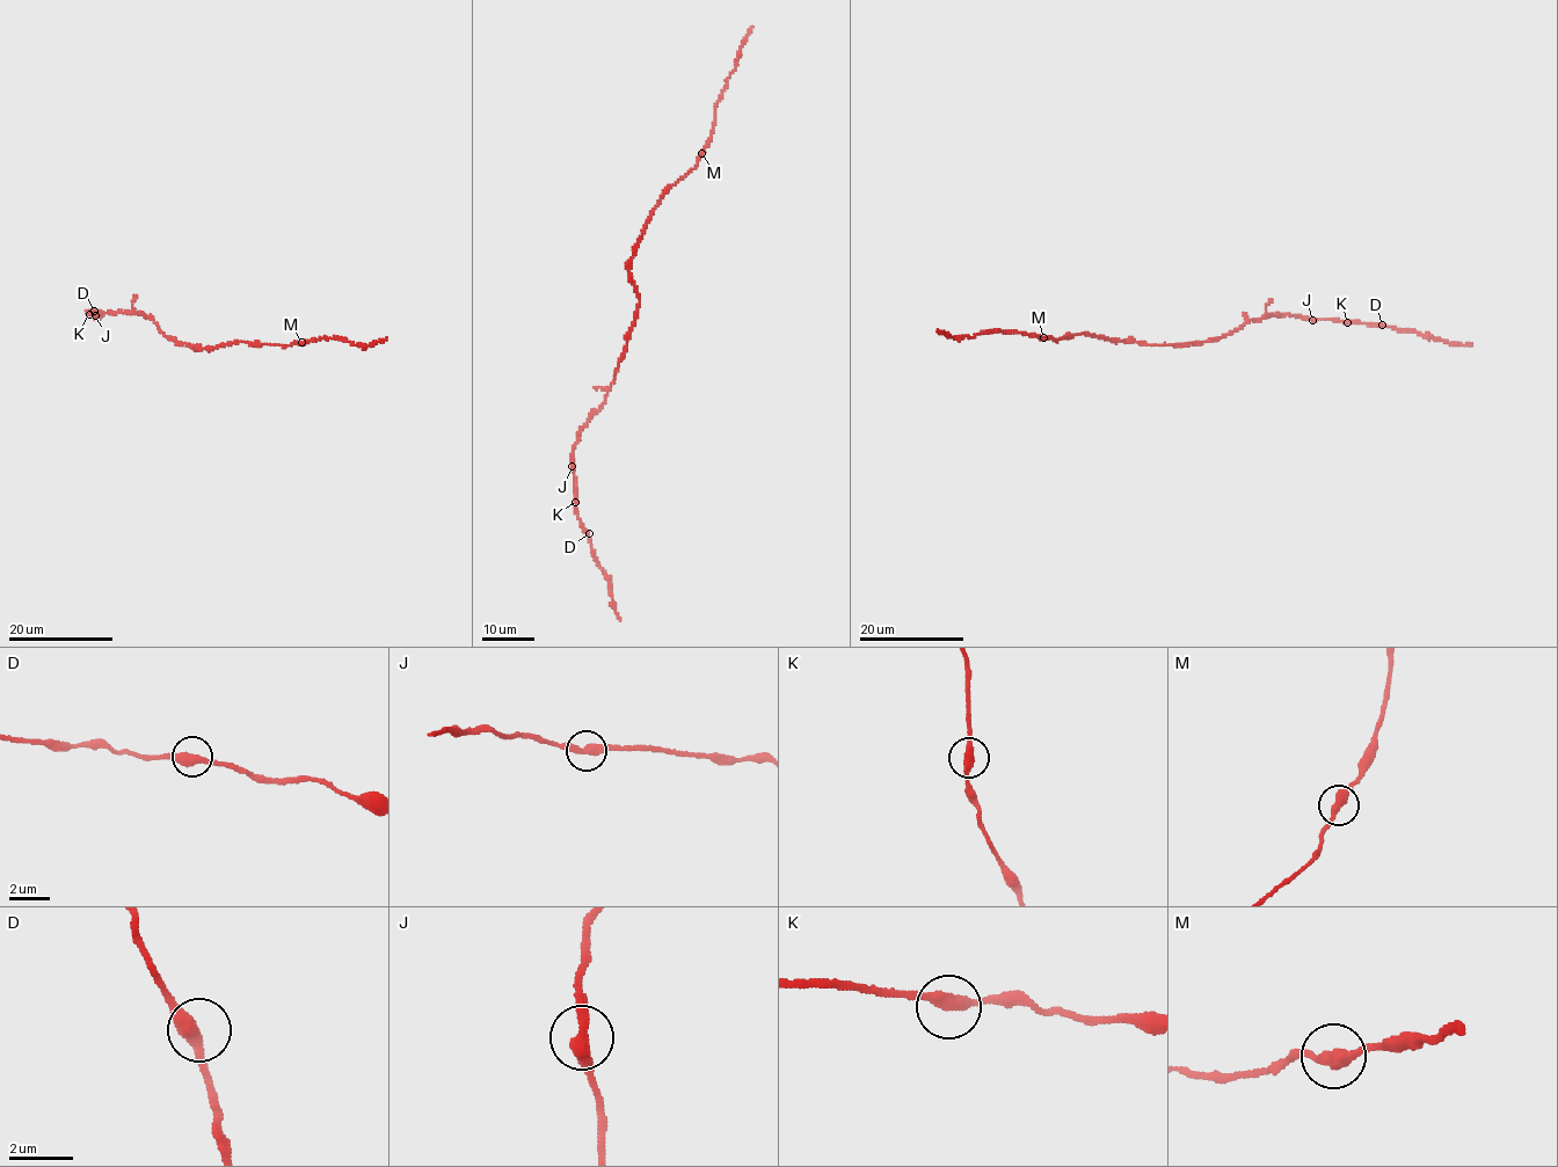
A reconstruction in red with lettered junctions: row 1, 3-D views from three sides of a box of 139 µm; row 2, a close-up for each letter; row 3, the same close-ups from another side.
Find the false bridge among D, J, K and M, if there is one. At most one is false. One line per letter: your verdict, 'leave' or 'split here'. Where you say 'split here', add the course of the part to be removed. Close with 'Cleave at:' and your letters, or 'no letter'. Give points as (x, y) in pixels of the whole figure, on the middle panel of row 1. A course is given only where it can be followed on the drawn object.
D: leave
J: leave
K: leave
M: leave
Cleave at: no letter

